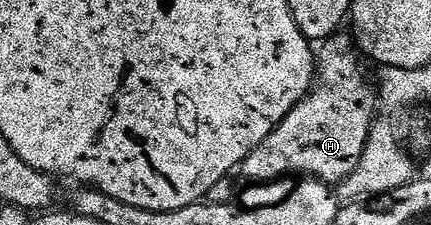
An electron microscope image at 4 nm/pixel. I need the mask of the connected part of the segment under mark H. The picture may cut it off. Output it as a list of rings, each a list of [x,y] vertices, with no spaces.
[[[334,33],[329,38],[320,40],[315,51],[315,82],[309,88],[308,94],[300,99],[287,113],[287,117],[279,121],[277,128],[249,153],[239,168],[240,174],[245,174],[257,183],[265,183],[268,179],[277,179],[280,175],[298,171],[298,176],[322,179],[330,185],[340,185],[353,172],[367,145],[367,137],[378,114],[377,107],[379,111],[379,91],[371,75],[365,72],[365,67],[361,64],[363,59],[354,36],[349,33],[341,34]]]

